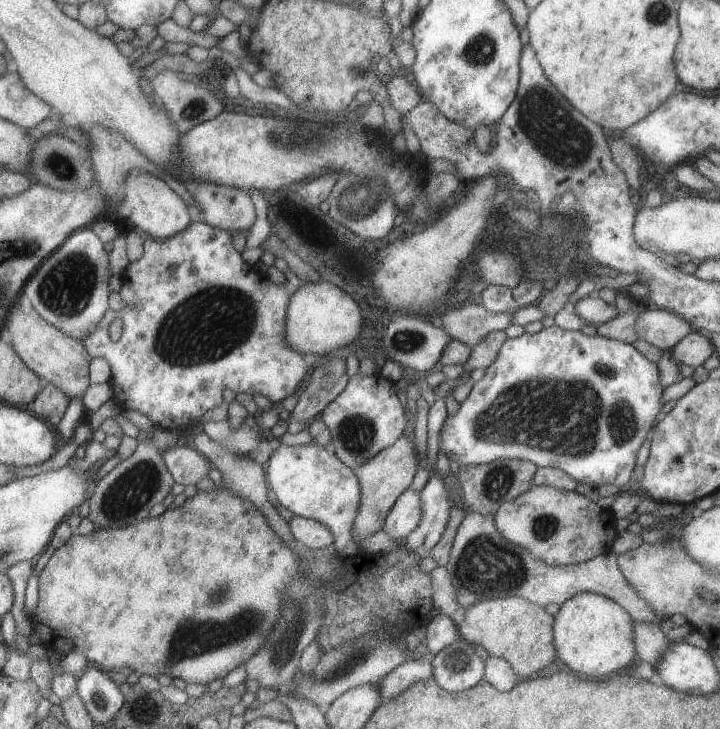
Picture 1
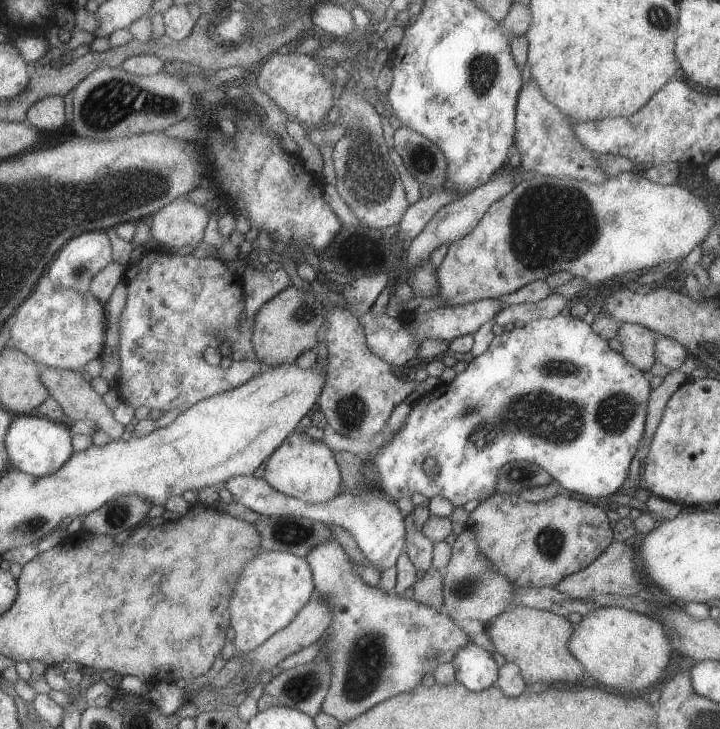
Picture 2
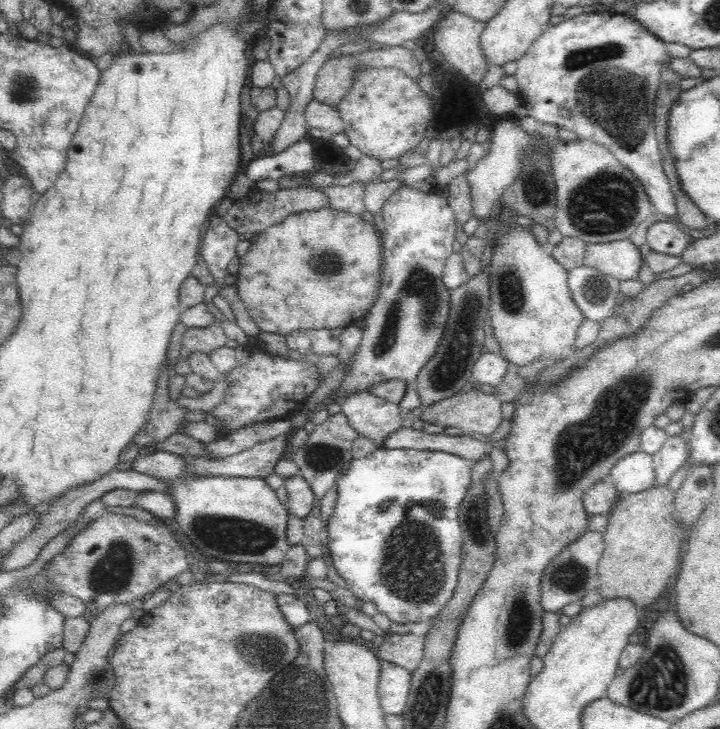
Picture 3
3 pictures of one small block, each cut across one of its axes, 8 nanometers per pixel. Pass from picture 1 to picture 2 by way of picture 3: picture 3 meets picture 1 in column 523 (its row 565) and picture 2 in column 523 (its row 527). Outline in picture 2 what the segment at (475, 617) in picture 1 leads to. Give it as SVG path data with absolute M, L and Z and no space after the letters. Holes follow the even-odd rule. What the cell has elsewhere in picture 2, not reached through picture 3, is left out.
M521 606L511 612L499 614L489 624L484 625L484 630L495 651L507 663L518 667L527 687L537 682L544 682L548 686L575 684L587 676L583 666L568 650L568 641L574 628L575 626L565 617Z

